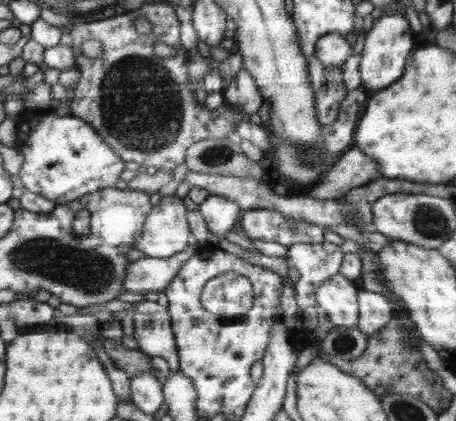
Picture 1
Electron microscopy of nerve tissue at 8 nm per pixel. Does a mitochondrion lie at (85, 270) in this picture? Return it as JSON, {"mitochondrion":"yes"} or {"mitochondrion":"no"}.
{"mitochondrion":"yes"}

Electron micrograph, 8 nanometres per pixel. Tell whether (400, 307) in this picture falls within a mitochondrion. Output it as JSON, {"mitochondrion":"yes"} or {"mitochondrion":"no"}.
{"mitochondrion":"no"}

